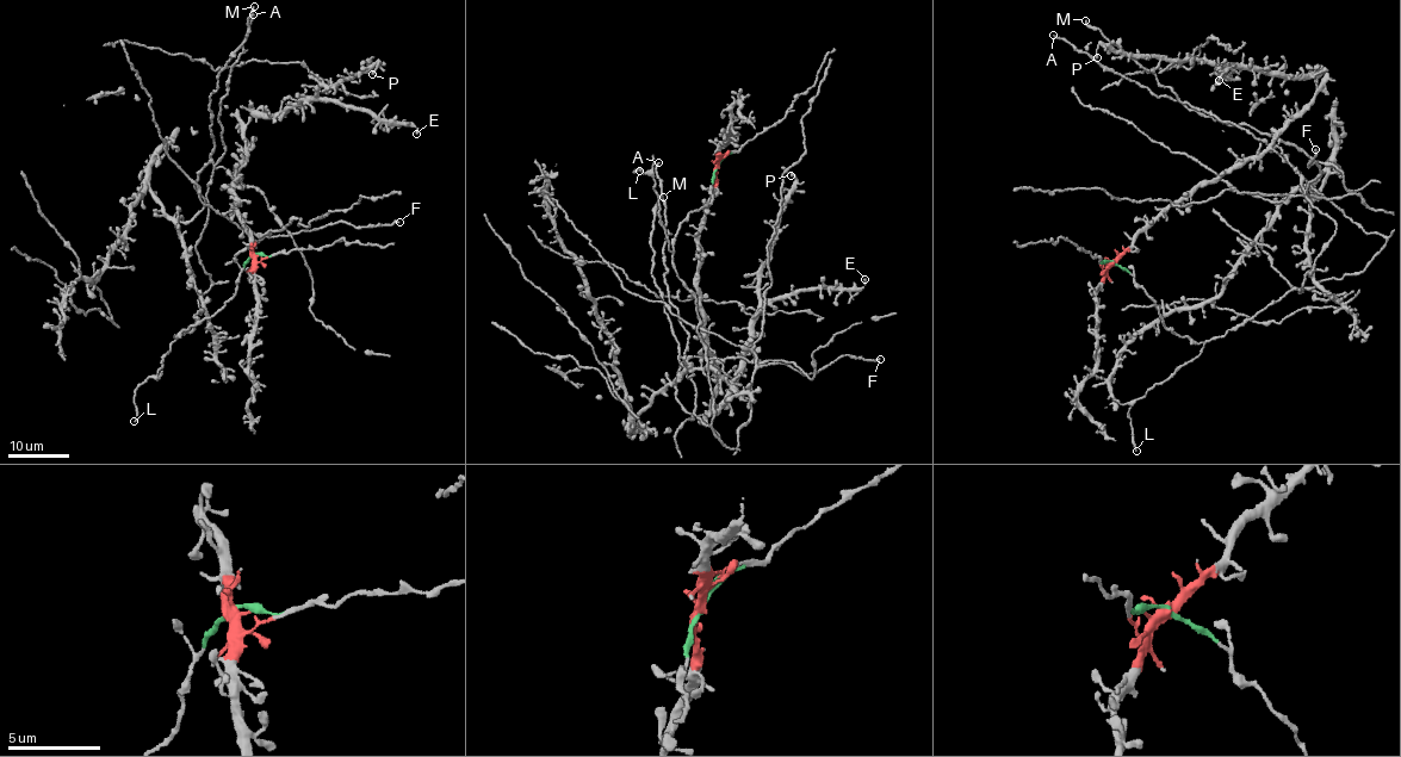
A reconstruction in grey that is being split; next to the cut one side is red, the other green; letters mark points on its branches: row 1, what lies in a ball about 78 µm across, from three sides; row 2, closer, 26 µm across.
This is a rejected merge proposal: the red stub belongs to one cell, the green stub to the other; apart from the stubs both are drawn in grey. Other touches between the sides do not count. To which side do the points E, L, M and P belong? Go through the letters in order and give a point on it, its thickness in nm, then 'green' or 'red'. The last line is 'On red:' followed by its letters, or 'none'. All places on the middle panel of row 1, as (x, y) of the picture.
E: place (865, 279); calibre 240 nm; red
L: place (639, 171); calibre 130 nm; green
M: place (663, 197); calibre 220 nm; green
P: place (791, 175); calibre 320 nm; red
On red: E, P

